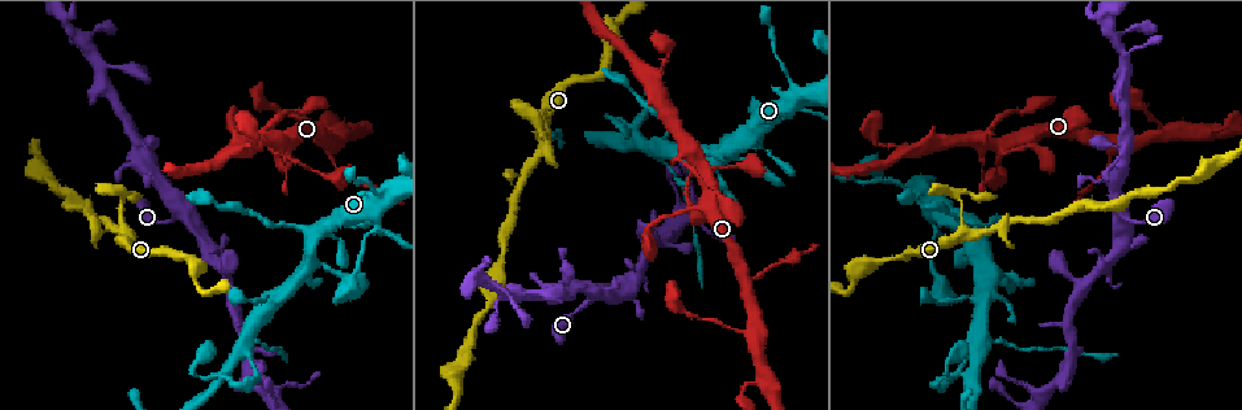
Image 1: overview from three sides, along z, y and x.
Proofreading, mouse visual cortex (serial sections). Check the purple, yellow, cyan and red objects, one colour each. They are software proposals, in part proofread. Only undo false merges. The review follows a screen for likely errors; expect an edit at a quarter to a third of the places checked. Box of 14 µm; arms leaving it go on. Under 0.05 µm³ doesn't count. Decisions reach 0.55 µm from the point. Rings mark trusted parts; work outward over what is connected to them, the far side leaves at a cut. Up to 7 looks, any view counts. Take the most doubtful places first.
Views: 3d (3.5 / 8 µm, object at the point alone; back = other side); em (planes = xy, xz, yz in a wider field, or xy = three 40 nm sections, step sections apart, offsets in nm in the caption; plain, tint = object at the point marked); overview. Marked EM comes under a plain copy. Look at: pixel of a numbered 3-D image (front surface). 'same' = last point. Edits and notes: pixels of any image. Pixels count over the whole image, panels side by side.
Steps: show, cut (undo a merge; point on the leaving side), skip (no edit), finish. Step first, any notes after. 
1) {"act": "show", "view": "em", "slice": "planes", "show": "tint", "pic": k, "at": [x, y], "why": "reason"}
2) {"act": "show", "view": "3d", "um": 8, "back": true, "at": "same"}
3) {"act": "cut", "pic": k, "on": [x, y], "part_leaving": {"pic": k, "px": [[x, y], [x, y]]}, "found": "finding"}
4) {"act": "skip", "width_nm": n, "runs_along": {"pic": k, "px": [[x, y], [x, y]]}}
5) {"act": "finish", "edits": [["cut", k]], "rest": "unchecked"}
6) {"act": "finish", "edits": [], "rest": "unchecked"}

{"act": "show", "view": "3d", "um": 3.5, "pic": 1, "at": [751, 277], "why": "calibre changes"}

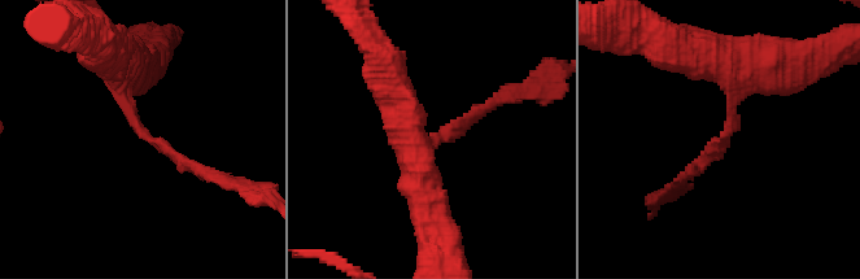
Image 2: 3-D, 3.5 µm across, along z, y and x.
{"act": "show", "view": "em", "slice": "xy", "step": 5, "show": "tint", "pic": 2, "at": [733, 124], "arm_widths_nm": [150, 450]}

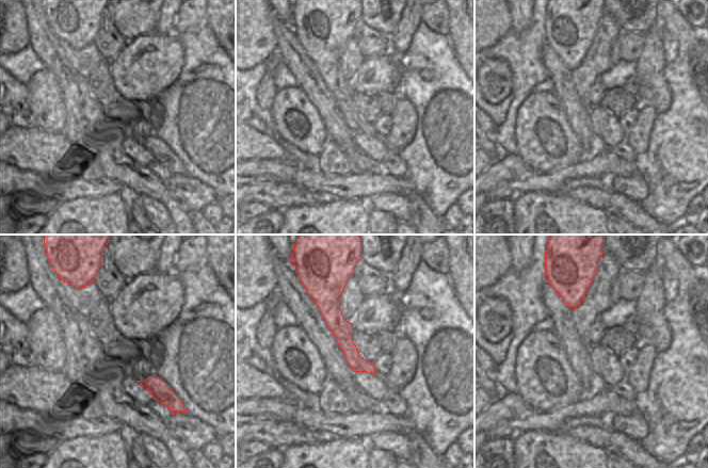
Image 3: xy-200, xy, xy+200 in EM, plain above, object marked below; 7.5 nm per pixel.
{"act": "show", "view": "em", "slice": "planes", "show": "tint", "at": "same", "why": "another direction"}

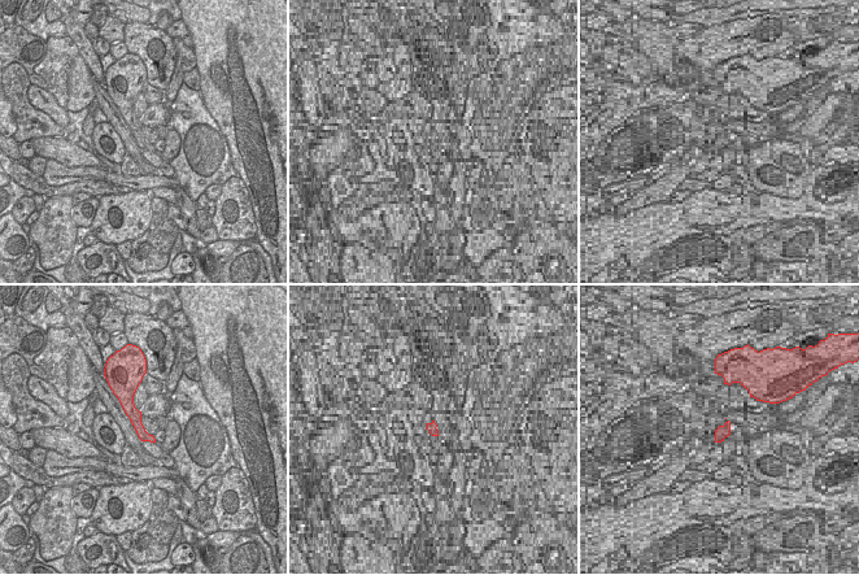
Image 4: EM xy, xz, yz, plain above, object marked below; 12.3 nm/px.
{"act": "cut", "pic": 2, "on": [182, 166], "width_nm": 160, "part_leaving": {"pic": 2, "px": [[153, 142], [197, 170], [257, 194]]}, "found": "two cells meet here"}

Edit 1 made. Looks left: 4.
{"act": "show", "view": "overview", "why": "see it whole again"}

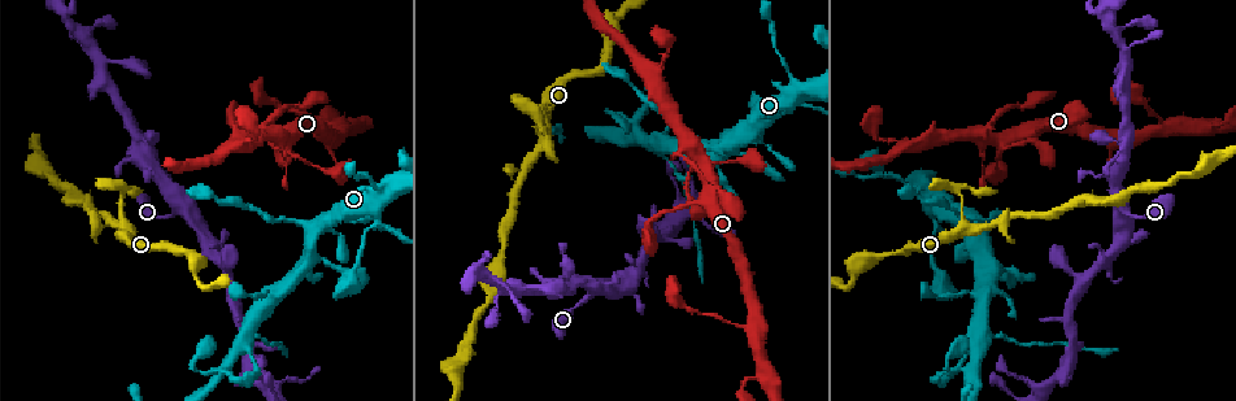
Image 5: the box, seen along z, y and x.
{"act": "show", "view": "3d", "um": 3.5, "pic": 5, "at": [933, 219], "why": "three arms meet"}

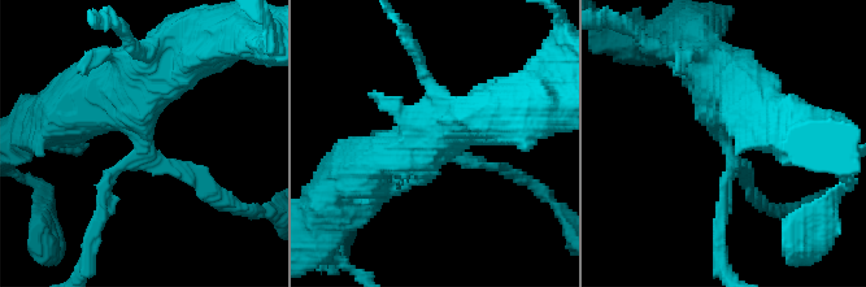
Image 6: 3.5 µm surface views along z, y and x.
{"act": "show", "view": "em", "slice": "xy", "step": 3, "show": "tint", "pic": 6, "at": [728, 146], "arms": 3, "arm_widths_nm": [150, 150, 500]}

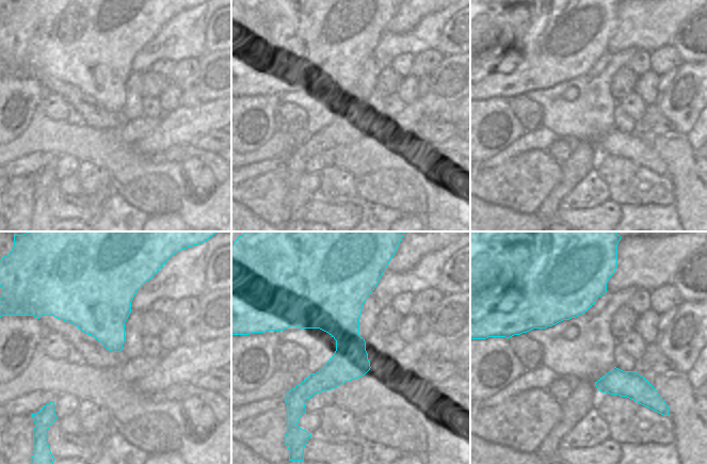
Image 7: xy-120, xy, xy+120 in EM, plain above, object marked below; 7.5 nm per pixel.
{"act": "skip", "found": "all the same cell"}

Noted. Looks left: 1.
{"act": "finish", "edits": [["cut", 2]], "rest": "unchecked"}

